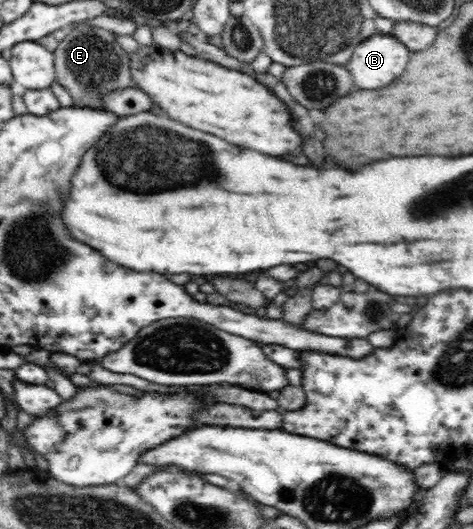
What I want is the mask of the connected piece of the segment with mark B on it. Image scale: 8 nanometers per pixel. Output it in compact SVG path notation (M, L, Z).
M376 33L357 45L345 68L363 90L377 90L391 84L405 72L409 50L392 34Z

